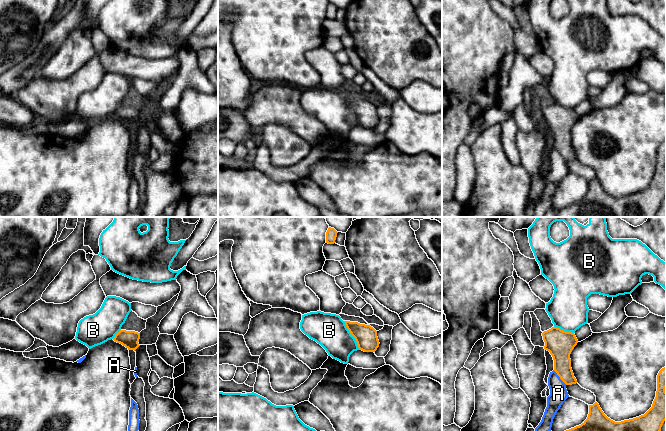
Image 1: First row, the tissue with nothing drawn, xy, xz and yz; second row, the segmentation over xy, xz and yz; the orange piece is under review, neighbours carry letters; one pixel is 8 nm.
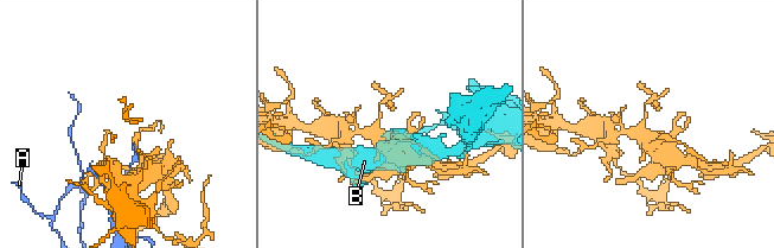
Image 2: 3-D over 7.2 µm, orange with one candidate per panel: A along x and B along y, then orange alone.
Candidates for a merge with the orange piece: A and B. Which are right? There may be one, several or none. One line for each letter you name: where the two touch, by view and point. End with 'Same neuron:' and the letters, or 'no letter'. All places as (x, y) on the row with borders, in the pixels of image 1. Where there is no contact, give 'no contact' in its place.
Same neuron: no letter

